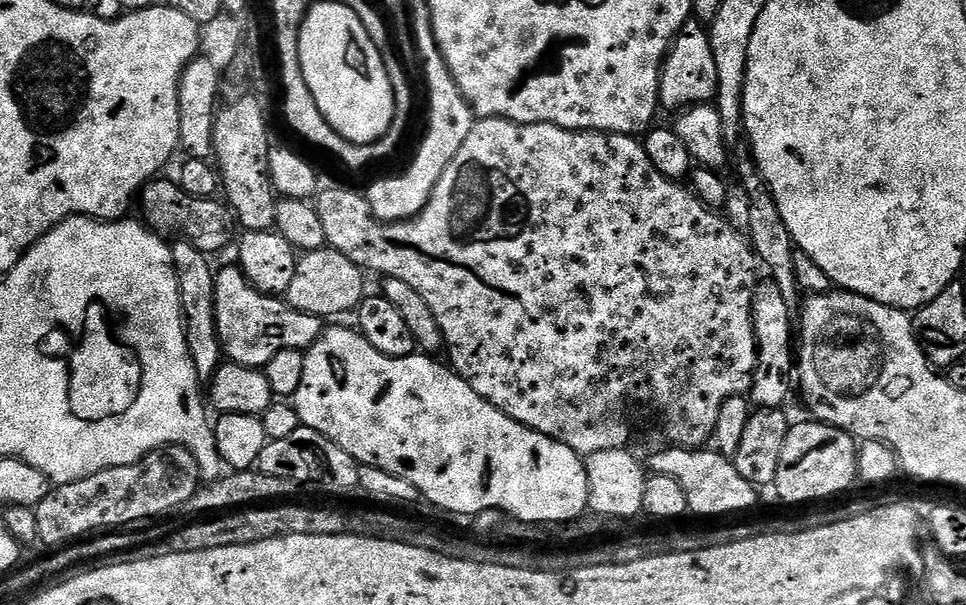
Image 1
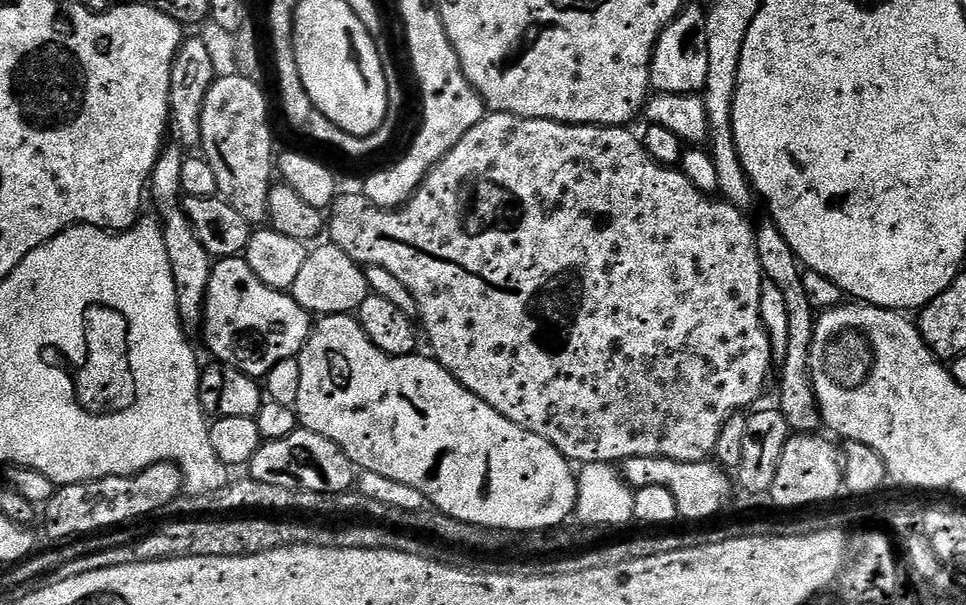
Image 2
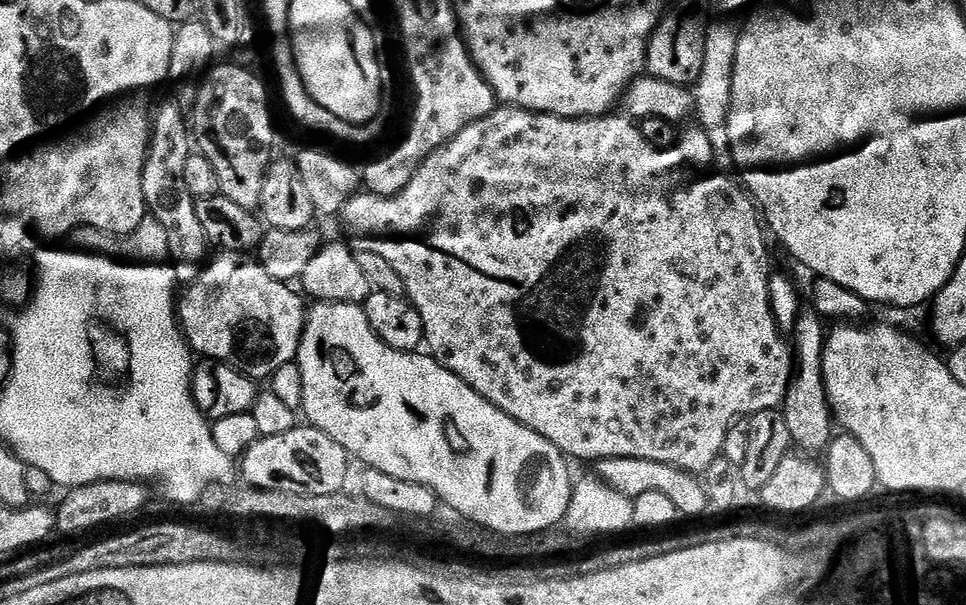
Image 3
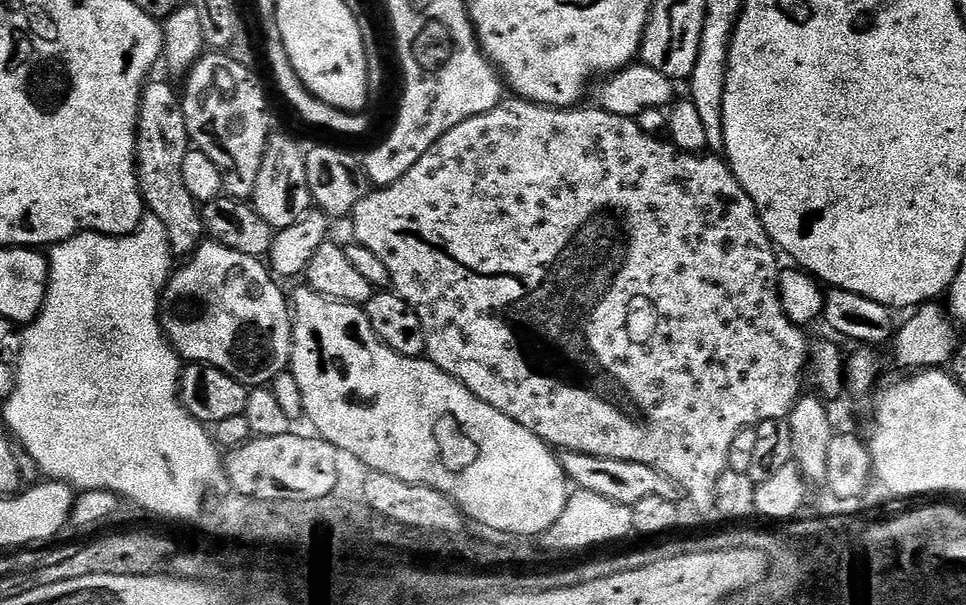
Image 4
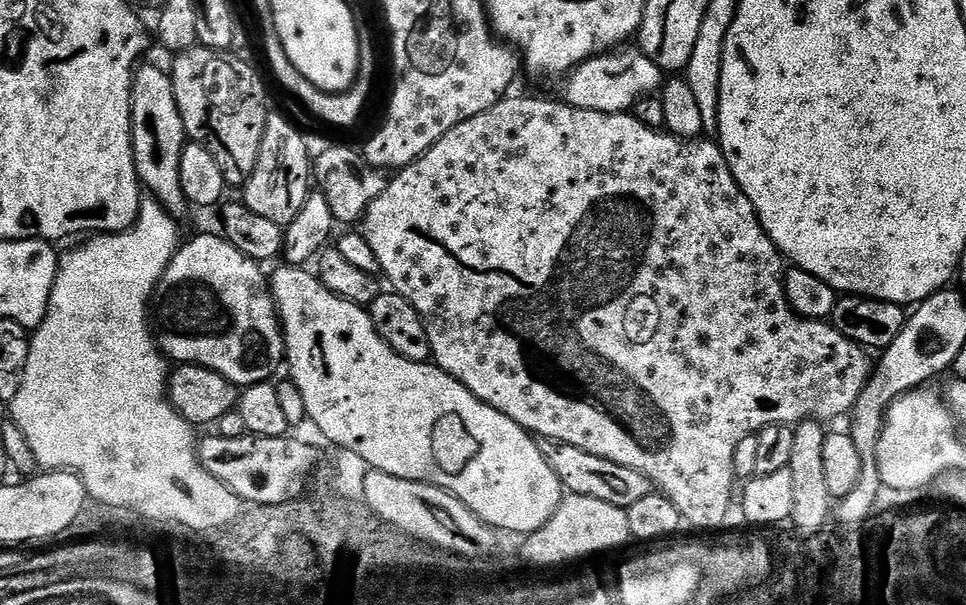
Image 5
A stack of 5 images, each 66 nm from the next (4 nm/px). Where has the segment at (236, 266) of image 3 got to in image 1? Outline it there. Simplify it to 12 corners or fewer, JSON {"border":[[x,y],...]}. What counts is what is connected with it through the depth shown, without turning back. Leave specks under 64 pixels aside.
{"border":[[216,273],[216,329],[233,364],[307,350],[322,320]]}

